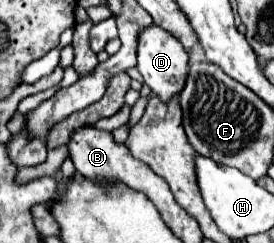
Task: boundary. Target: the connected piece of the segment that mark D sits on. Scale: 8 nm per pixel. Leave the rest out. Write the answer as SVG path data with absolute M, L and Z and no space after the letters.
M149 25L147 29L141 29L137 37L137 69L143 75L149 89L157 97L161 97L161 101L169 101L175 93L183 89L189 71L187 65L189 65L189 55L179 39L175 39L159 25Z

